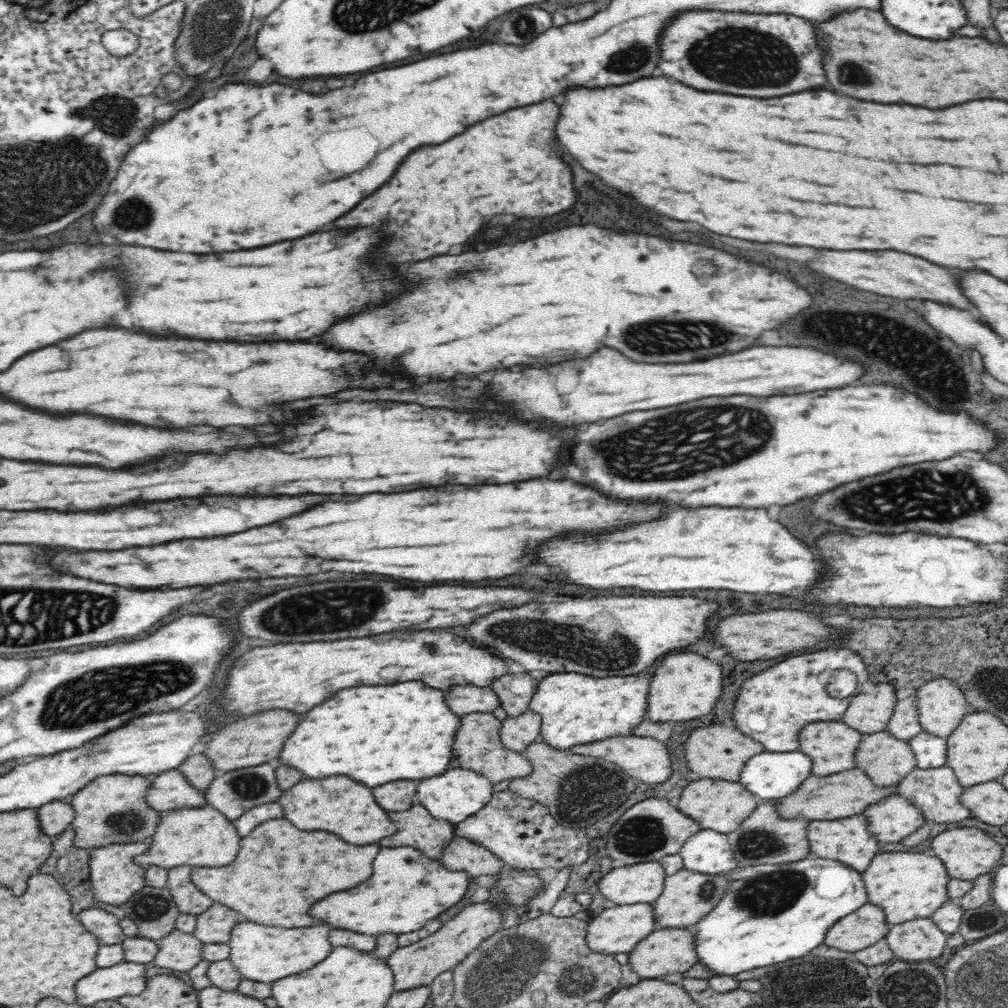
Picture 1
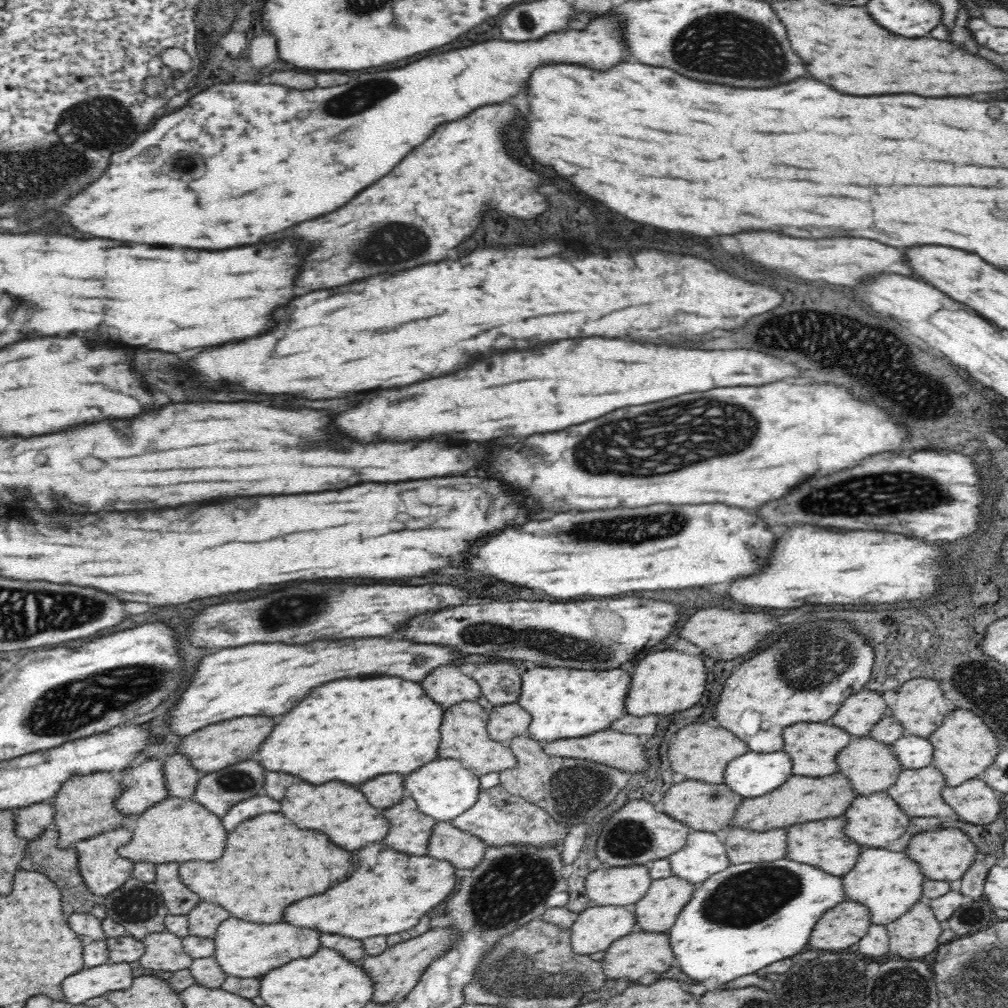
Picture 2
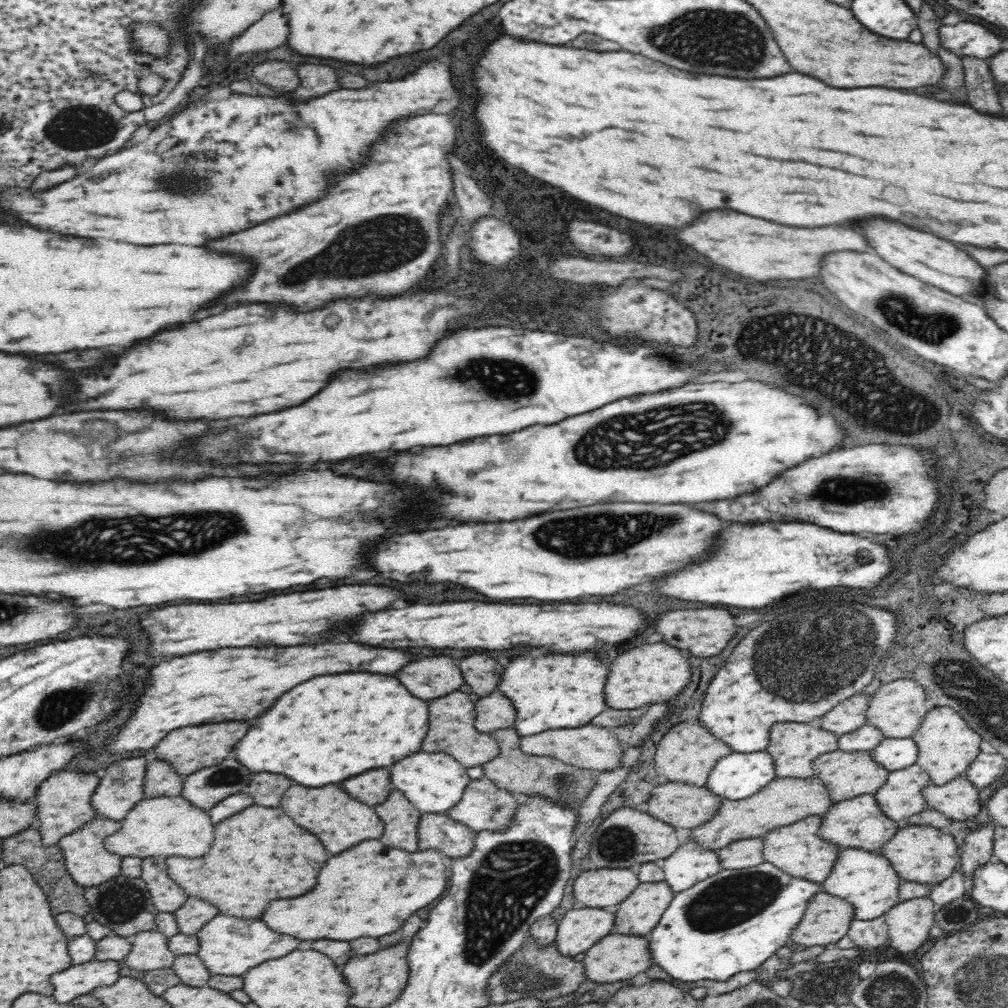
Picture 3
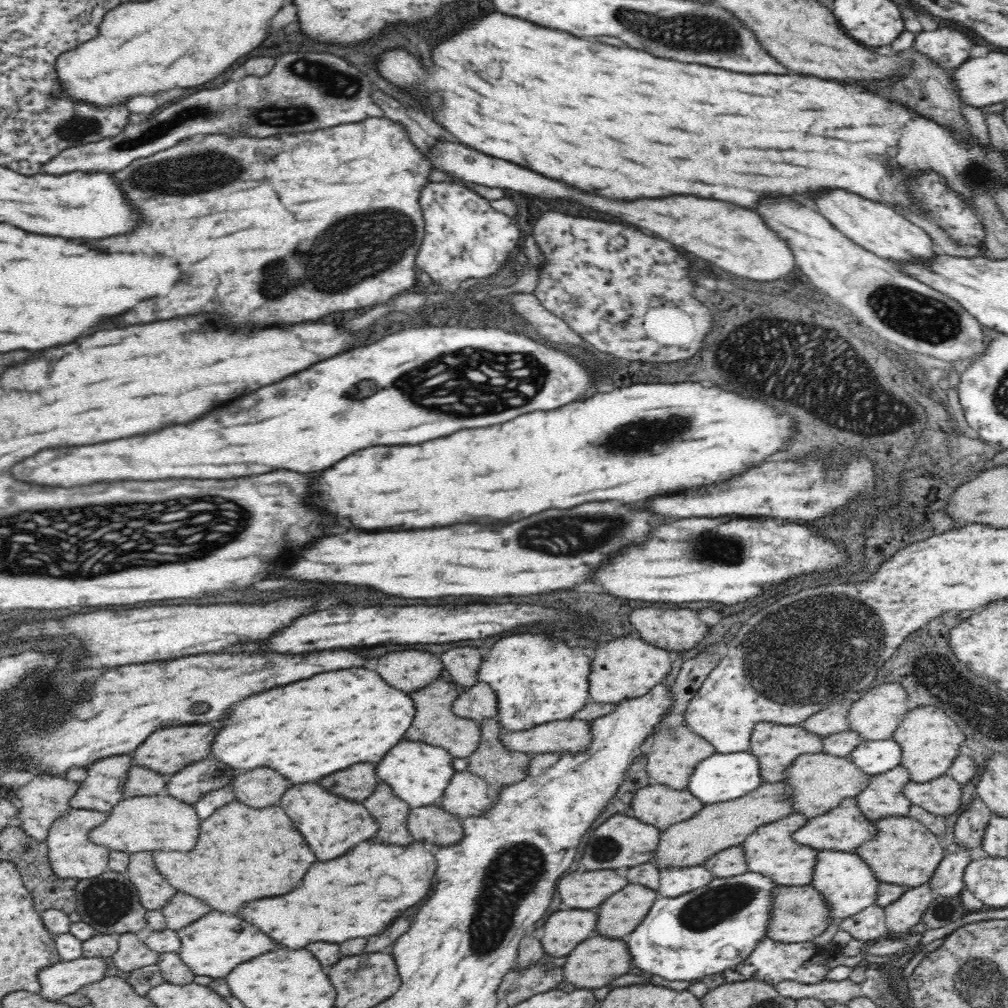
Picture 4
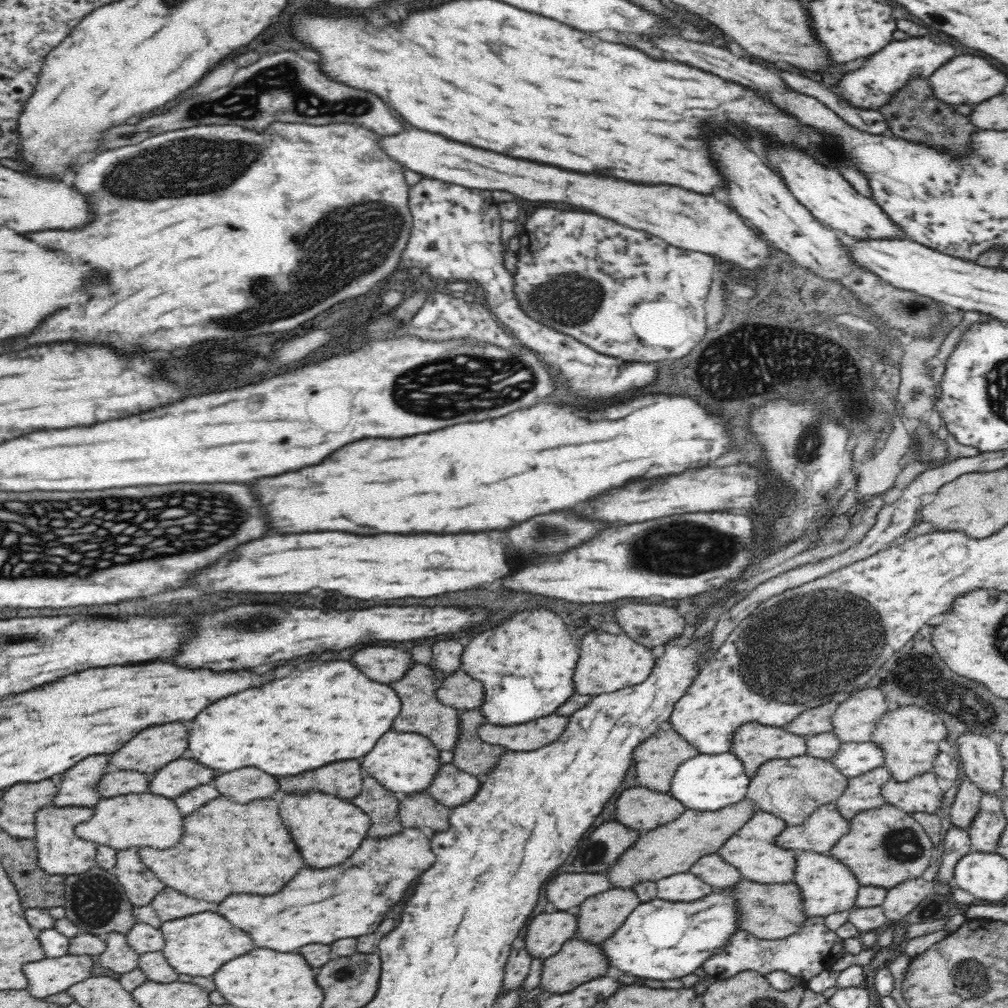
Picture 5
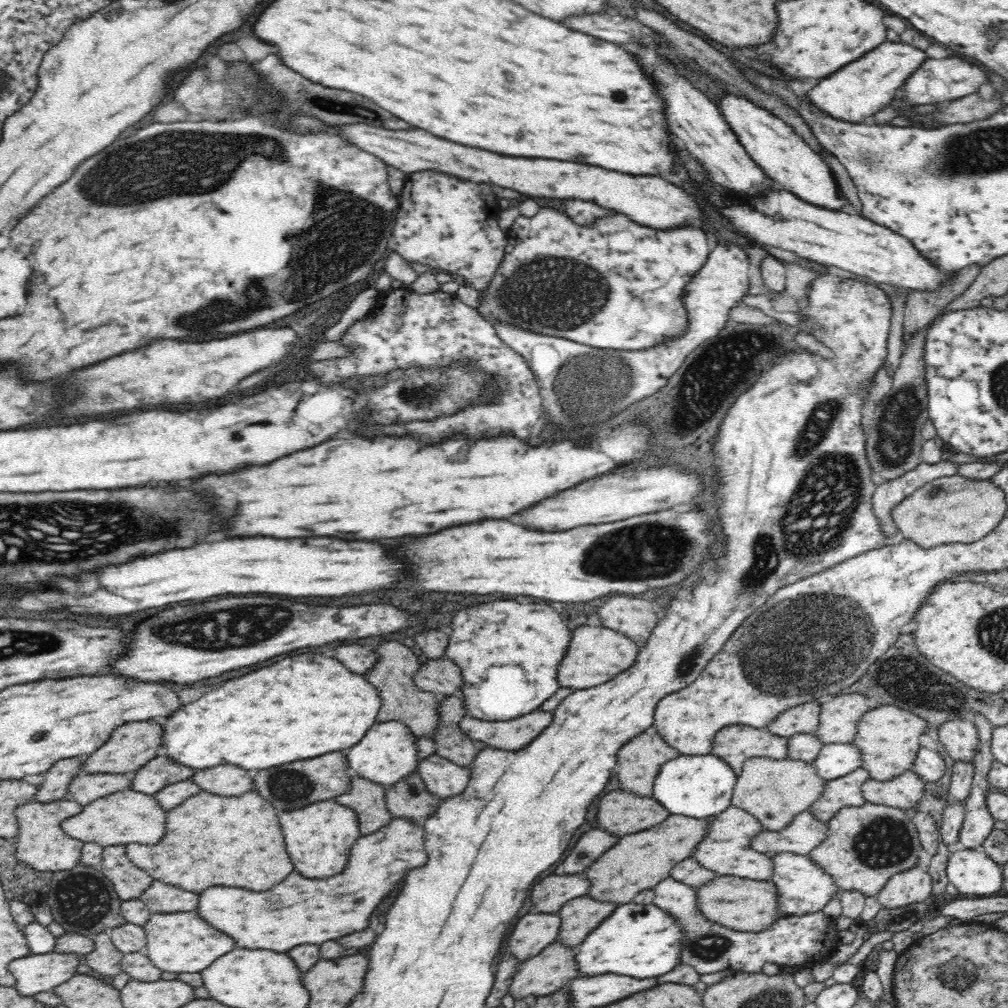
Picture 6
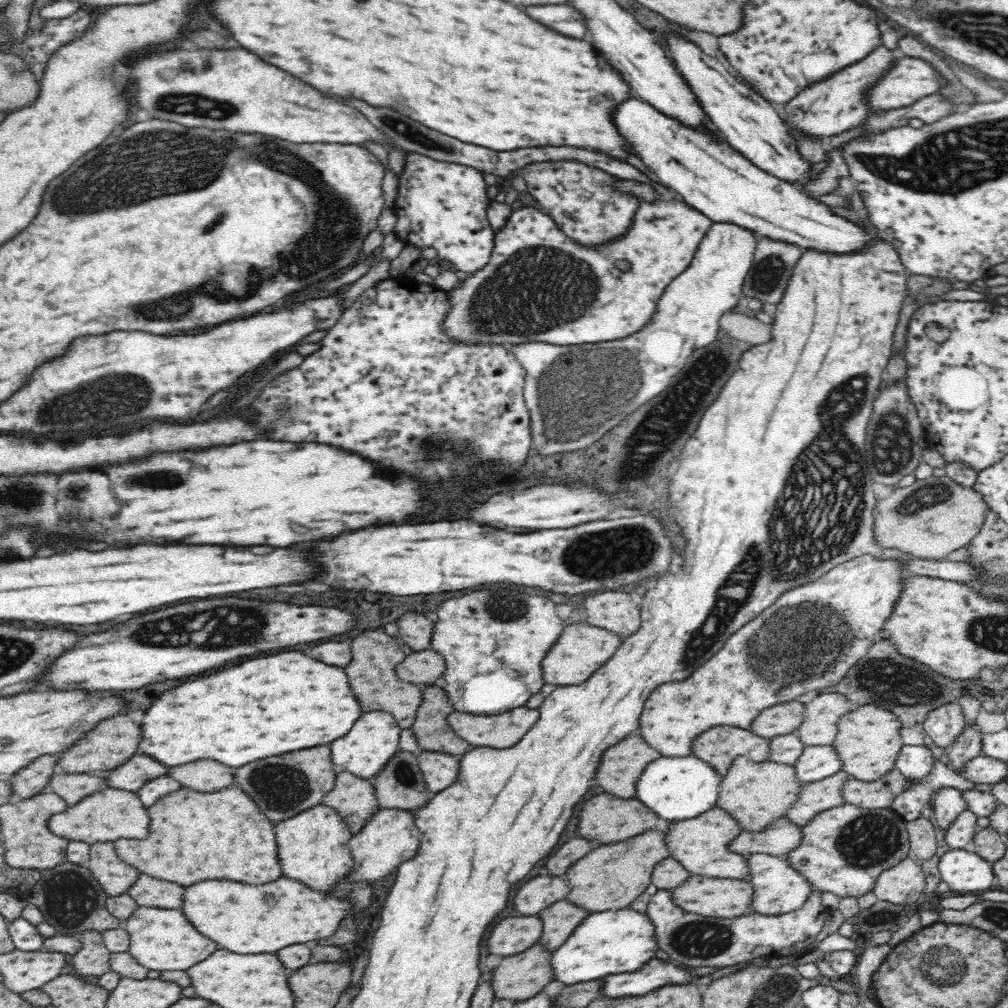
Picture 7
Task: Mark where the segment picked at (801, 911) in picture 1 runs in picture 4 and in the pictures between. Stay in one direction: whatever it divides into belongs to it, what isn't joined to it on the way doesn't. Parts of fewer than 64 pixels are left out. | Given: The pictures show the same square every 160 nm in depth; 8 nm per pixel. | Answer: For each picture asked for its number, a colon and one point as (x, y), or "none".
2: (739, 920)
3: (732, 922)
4: (717, 926)

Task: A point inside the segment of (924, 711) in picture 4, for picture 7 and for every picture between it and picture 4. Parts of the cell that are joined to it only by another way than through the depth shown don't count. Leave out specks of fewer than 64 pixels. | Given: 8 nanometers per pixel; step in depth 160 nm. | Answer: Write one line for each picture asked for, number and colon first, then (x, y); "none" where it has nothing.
5: (910, 736)
6: (889, 738)
7: (869, 741)

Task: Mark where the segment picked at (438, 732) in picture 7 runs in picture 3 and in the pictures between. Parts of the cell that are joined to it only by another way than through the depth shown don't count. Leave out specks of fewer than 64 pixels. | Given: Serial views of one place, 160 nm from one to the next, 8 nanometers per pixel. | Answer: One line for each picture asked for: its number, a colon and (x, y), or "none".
3: (524, 775)
4: (493, 762)
5: (472, 755)
6: (451, 742)

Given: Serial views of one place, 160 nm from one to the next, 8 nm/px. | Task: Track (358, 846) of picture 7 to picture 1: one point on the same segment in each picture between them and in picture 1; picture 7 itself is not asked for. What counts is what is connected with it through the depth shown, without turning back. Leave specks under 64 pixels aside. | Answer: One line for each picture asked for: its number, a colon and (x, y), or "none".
1: (407, 890)
2: (389, 892)
3: (371, 890)
4: (360, 894)
5: (313, 909)
6: (301, 911)

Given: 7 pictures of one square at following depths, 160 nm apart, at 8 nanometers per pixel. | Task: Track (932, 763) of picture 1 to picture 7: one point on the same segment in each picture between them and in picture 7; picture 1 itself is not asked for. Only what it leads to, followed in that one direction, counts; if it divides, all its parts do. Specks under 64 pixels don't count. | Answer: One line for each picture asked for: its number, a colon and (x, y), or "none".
2: (914, 752)
3: (893, 754)
4: (875, 757)
5: (853, 759)
6: (836, 760)
7: (818, 762)

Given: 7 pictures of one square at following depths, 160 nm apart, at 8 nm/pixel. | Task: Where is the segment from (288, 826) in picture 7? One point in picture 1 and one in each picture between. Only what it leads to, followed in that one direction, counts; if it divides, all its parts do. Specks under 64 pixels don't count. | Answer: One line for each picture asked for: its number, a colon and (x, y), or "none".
1: (338, 804)
2: (339, 810)
3: (341, 822)
4: (333, 825)
5: (327, 830)
6: (319, 837)

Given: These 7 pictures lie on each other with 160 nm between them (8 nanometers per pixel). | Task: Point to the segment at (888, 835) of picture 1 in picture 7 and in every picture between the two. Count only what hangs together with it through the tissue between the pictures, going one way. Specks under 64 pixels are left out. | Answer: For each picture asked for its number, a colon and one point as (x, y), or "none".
2: (876, 820)
3: (857, 823)
4: (845, 827)
5: (825, 826)
6: (806, 832)
7: (783, 835)

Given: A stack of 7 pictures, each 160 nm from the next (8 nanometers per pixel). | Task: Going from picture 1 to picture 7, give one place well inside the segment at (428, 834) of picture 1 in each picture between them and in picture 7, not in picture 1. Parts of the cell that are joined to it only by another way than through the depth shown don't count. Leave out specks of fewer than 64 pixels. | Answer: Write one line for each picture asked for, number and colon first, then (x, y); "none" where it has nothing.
2: (410, 830)
3: (401, 818)
4: (391, 813)
5: (382, 805)
6: (365, 797)
7: (354, 798)

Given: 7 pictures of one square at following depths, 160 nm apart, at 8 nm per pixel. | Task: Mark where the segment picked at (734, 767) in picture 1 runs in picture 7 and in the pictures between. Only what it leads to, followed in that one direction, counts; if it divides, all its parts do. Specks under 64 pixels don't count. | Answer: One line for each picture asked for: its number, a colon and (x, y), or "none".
2: (701, 752)
3: (687, 753)
4: (675, 753)
5: (657, 759)
6: (640, 760)
7: (623, 764)

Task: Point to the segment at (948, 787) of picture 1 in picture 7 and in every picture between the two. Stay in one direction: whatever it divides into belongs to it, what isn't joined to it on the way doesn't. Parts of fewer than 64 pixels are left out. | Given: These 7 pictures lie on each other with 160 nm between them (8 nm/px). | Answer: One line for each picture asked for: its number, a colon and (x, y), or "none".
2: (919, 792)
3: (902, 796)
4: (885, 797)
5: (864, 792)
6: (843, 792)
7: (816, 797)

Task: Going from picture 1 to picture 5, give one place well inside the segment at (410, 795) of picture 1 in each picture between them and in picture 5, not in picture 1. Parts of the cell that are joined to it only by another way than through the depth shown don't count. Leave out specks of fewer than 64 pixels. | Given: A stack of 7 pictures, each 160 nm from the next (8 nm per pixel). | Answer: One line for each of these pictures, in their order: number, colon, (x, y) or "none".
2: (388, 790)
3: (373, 787)
4: (357, 783)
5: (344, 780)

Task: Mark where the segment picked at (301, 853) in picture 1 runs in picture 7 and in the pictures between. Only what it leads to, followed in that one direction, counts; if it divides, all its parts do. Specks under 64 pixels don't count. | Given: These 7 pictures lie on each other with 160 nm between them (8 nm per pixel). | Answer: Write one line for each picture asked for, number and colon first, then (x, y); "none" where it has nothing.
2: (268, 863)
3: (236, 875)
4: (243, 854)
5: (226, 848)
6: (210, 840)
7: (193, 836)

